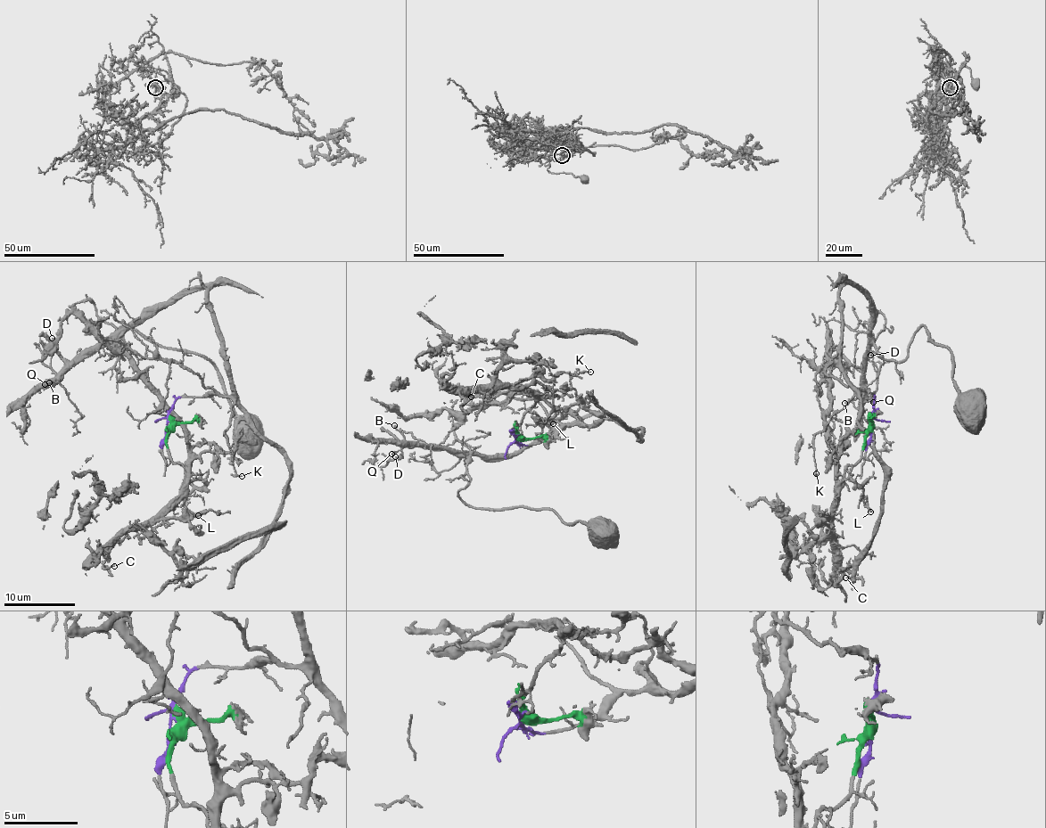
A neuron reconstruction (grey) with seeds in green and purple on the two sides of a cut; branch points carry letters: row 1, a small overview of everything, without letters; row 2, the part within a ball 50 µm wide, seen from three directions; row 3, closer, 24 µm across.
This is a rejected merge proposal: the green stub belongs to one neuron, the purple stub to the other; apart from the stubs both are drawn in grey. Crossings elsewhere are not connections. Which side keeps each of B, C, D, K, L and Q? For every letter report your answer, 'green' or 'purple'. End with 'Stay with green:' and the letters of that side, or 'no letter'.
B: purple
C: green
D: purple
K: purple
L: green
Q: purple
Stay with green: C, L

